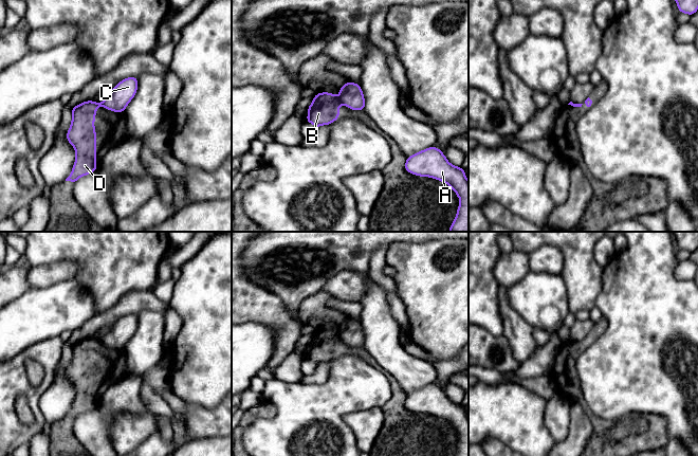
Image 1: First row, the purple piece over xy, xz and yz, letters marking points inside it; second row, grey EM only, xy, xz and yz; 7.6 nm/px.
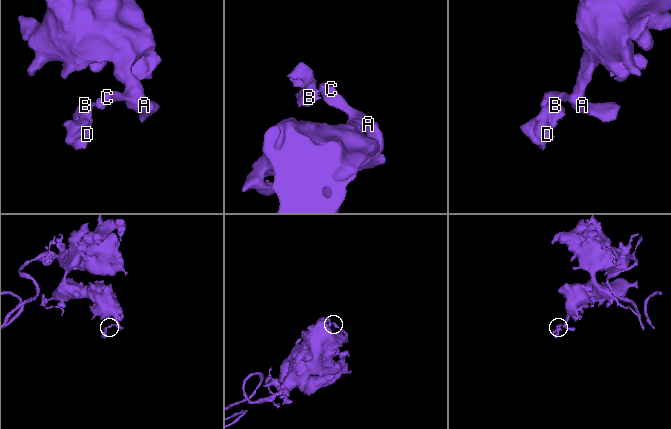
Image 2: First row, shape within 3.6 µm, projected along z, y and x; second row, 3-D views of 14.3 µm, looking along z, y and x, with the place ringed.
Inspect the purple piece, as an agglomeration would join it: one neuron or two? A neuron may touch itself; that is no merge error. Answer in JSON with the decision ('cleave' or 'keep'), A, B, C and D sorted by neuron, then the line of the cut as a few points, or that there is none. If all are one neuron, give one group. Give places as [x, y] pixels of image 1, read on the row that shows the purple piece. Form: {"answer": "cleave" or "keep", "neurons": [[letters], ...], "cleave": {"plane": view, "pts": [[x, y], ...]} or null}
{"answer": "cleave", "neurons": [["A", "C"], ["B", "D"]], "cleave": {"plane": "xz", "pts": [[338, 97], [342, 103]]}}

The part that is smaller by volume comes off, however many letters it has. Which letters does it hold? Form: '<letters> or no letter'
B, D

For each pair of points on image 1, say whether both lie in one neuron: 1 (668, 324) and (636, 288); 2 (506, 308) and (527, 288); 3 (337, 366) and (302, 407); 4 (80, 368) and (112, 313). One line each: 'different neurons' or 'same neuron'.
1: same neuron
2: different neurons
3: same neuron
4: different neurons

